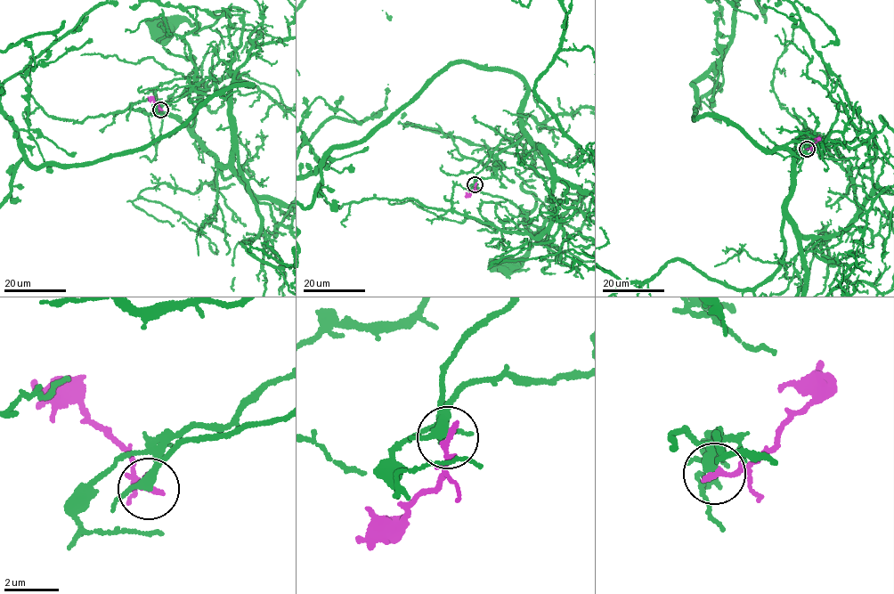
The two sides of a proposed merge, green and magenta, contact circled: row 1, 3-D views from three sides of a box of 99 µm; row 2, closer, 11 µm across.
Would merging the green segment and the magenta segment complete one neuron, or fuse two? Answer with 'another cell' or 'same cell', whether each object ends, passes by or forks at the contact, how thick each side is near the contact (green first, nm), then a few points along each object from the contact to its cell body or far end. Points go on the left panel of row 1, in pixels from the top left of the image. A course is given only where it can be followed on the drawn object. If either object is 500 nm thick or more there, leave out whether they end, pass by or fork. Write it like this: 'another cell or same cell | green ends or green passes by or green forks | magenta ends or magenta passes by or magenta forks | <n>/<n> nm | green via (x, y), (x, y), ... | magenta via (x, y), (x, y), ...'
another cell | green passes by | magenta ends | 300/220 nm | green via (161, 109), (191, 86), (228, 95), (243, 12), (215, 12), (197, 31), (182, 20), (165, 28) | magenta via (161, 109), (148, 97)

